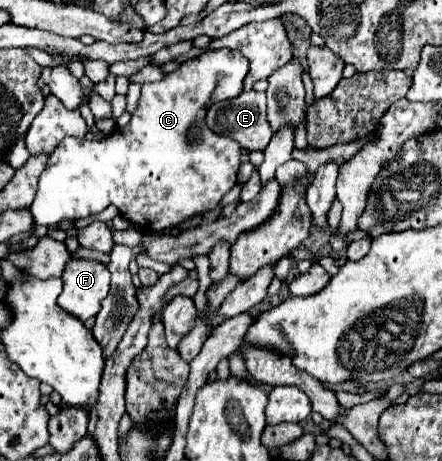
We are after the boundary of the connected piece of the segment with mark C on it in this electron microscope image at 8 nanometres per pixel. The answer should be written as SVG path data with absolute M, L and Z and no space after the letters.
M218 48L206 50L198 58L186 60L178 70L166 74L160 82L144 84L138 110L124 128L116 128L102 142L86 138L66 138L50 154L48 166L40 176L36 198L30 206L36 224L52 226L62 220L86 218L102 212L108 204L118 206L120 214L142 230L160 232L164 228L178 226L180 220L194 216L196 212L208 212L218 206L222 196L236 186L236 174L240 168L242 148L232 138L220 138L206 122L206 108L218 100L236 98L242 92L242 80L248 74L248 58L236 50Z

